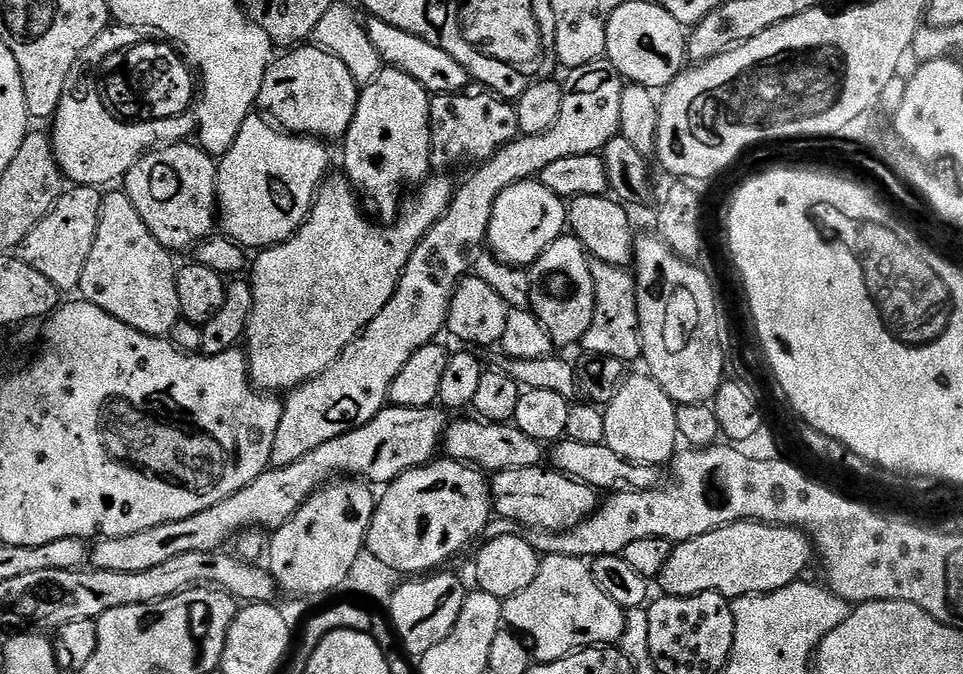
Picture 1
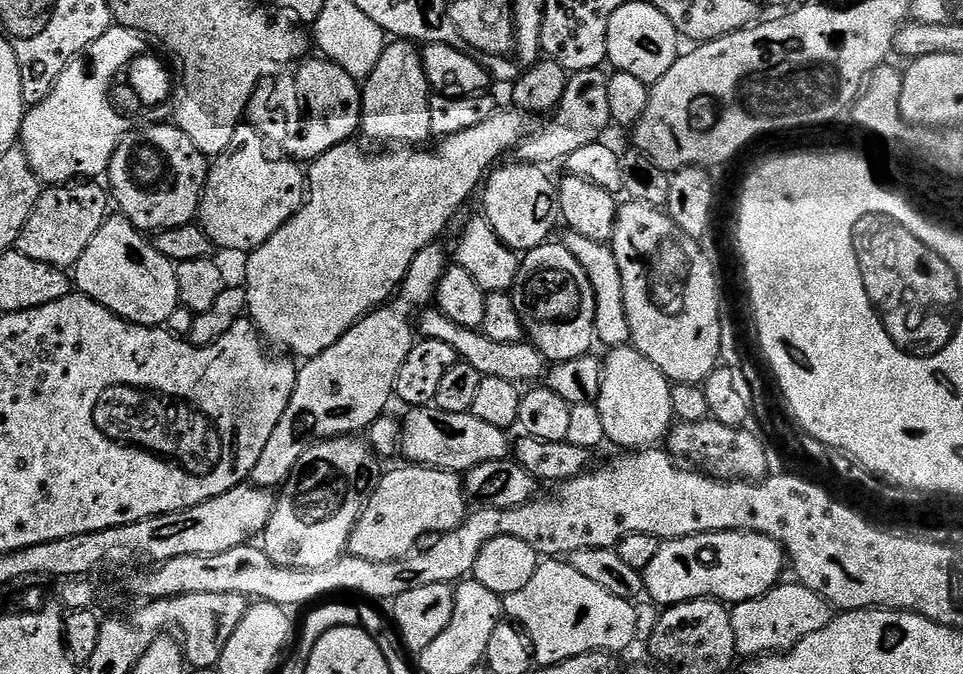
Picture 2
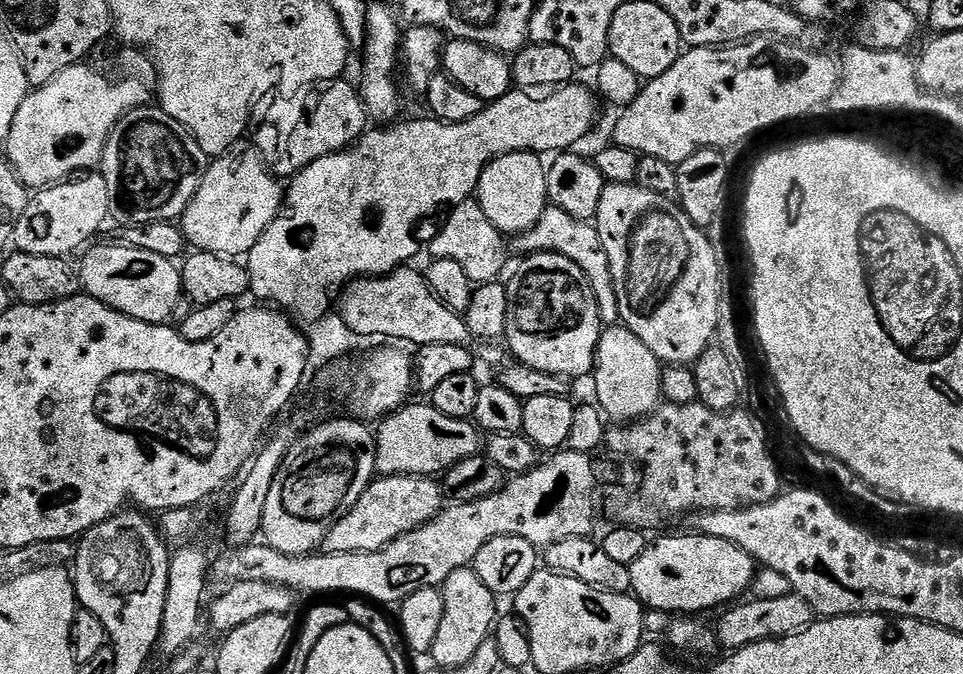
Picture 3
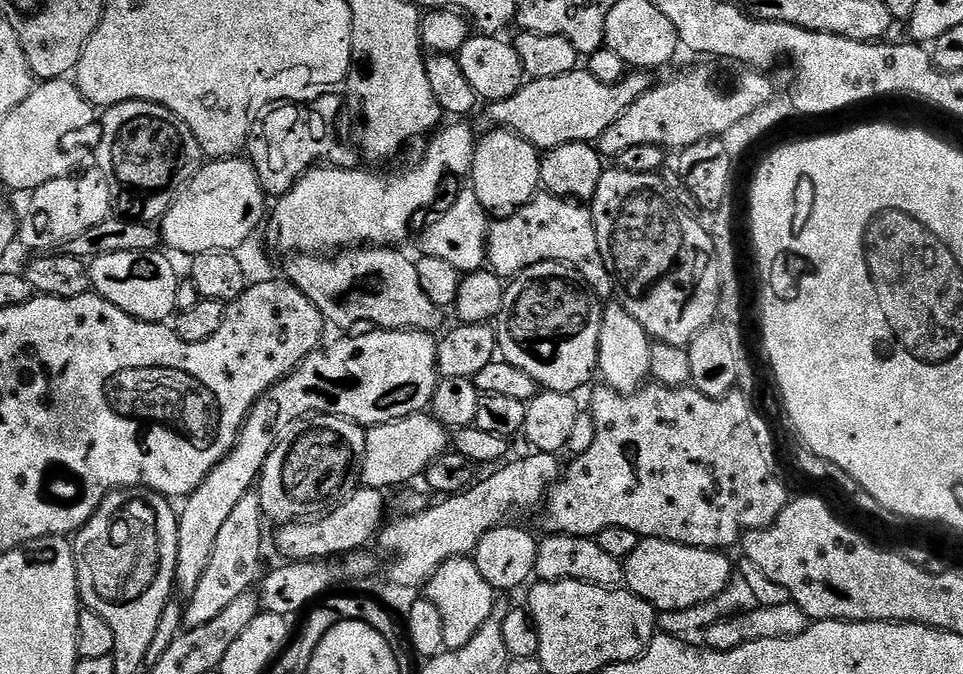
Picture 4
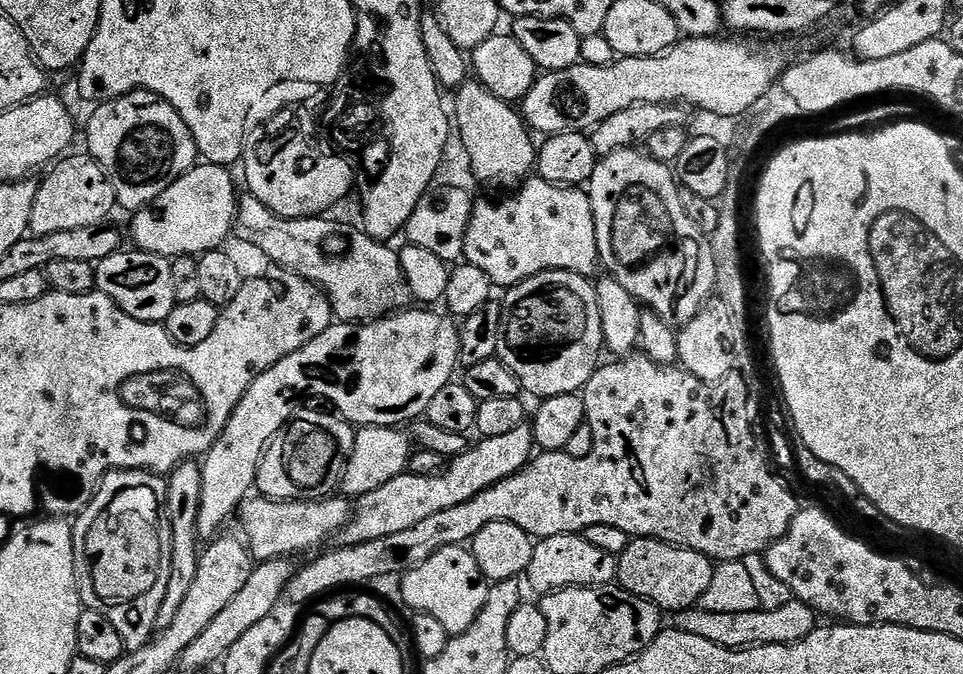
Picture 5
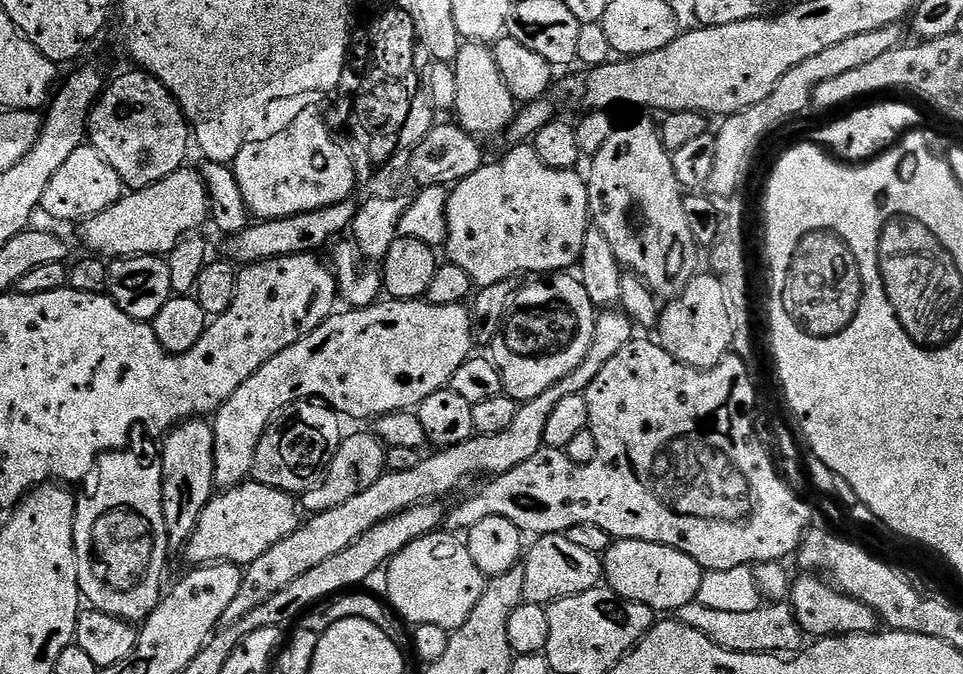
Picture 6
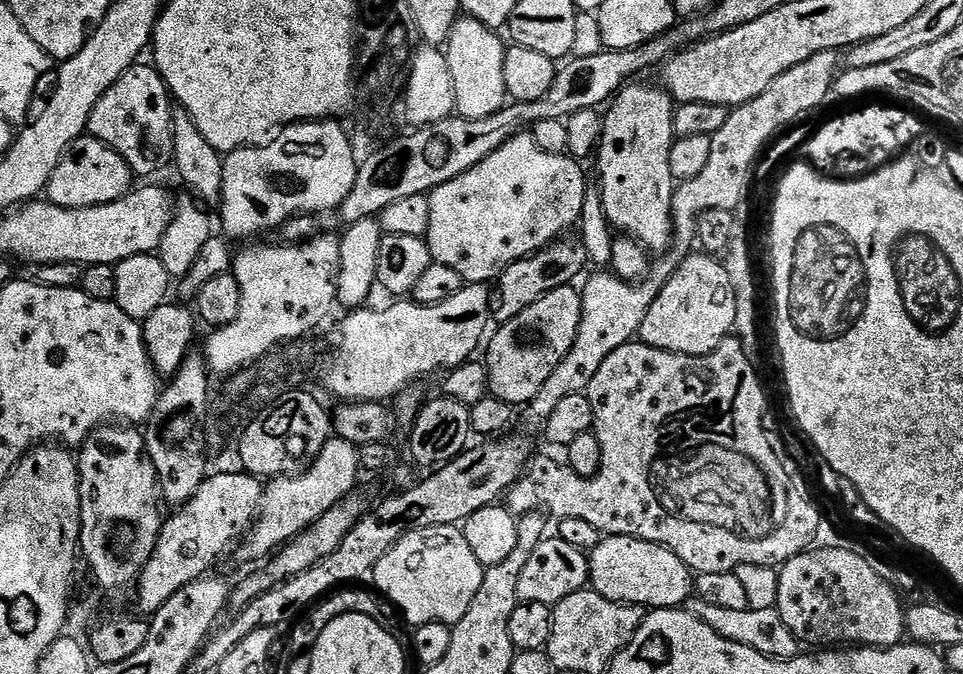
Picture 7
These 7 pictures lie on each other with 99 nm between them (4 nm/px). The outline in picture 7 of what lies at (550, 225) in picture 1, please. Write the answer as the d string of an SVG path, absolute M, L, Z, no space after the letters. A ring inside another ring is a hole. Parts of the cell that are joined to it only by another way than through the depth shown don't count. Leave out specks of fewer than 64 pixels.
M471 18L457 20L446 45L446 55L450 66L450 78L454 82L456 99L455 115L477 120L493 116L505 107L509 99L504 73L504 53L506 44L500 41L501 33L487 28L482 22Z

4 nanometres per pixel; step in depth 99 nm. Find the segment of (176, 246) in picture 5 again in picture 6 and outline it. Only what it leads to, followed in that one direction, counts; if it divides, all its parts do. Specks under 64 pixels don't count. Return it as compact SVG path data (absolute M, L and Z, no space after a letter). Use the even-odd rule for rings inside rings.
M191 167L179 168L174 174L154 182L149 188L137 188L121 196L118 203L102 210L102 214L83 221L84 244L89 253L100 258L126 256L167 257L185 236L193 235L210 220L208 191L204 177Z

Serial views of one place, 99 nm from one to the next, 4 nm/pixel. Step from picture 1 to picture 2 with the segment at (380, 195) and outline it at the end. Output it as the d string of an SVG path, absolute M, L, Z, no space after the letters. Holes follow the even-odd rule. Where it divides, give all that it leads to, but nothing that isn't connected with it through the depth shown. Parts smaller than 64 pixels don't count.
M393 39L385 43L378 66L362 84L362 111L360 132L368 140L377 140L380 146L420 146L424 139L432 136L430 130L430 85L424 69L421 49L411 40Z

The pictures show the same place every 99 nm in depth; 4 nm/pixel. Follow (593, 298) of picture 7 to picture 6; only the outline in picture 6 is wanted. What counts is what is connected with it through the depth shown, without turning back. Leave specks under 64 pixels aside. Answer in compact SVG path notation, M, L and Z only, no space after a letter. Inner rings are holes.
M623 310L601 311L597 315L594 338L590 342L590 350L586 354L582 366L578 366L569 376L562 378L560 384L550 386L550 390L538 394L538 398L521 403L514 414L514 422L510 422L510 426L506 426L506 430L502 430L502 434L486 434L485 436L474 434L469 440L458 446L433 451L431 453L433 456L425 455L418 462L418 466L414 466L414 470L385 471L384 475L378 478L378 482L374 482L374 486L370 486L370 490L362 490L362 494L354 494L354 498L350 498L350 502L342 502L342 506L334 506L325 512L315 513L309 524L308 521L301 523L300 528L294 530L294 534L290 534L286 538L282 538L282 542L270 546L270 550L266 550L266 554L262 554L262 558L258 558L253 564L247 565L243 569L244 581L238 594L234 594L234 602L230 602L230 606L226 606L226 614L222 614L220 619L221 625L238 622L238 618L250 614L250 610L254 610L254 606L262 606L262 602L266 602L274 594L278 594L278 590L286 590L286 586L290 586L290 582L294 582L294 578L302 578L302 574L306 574L306 570L314 570L314 566L326 562L326 558L334 558L334 554L342 554L342 550L346 550L355 540L362 538L362 534L366 534L366 530L378 526L386 518L407 508L412 508L415 504L439 501L444 498L440 496L450 495L463 480L468 480L471 476L484 476L483 478L501 476L503 472L514 470L514 466L522 466L522 462L526 462L526 458L534 458L534 454L538 454L538 450L544 447L546 421L550 418L554 406L558 406L558 402L562 402L562 398L587 393L590 382L594 382L594 378L598 378L602 366L606 366L606 362L610 362L610 358L614 358L614 354L618 354L618 350L622 350L622 346L629 344L632 339L634 339L634 325L632 319Z

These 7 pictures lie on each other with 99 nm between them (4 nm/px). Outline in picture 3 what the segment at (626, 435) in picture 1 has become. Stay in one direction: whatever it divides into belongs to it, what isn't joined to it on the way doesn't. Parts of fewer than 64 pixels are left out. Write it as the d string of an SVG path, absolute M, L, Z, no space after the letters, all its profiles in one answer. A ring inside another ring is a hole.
M608 326L600 333L600 341L596 347L596 397L598 405L605 417L616 422L635 422L652 415L661 403L660 374L662 365L660 359L650 350L646 350L646 342L638 338L626 327Z

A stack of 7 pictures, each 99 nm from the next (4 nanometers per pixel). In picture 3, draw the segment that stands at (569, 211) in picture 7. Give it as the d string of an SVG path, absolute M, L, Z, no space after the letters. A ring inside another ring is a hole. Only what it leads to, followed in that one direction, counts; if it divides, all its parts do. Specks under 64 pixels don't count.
M550 206L529 232L522 232L515 237L514 248L515 244L517 250L524 252L523 254L557 252L570 258L570 262L574 262L574 266L578 266L578 270L586 274L586 282L590 282L590 290L594 290L601 325L612 326L619 321L620 311L618 298L614 294L614 278L610 274L610 258L606 258L606 250L598 238L595 227L589 221L579 220L566 214L566 210Z

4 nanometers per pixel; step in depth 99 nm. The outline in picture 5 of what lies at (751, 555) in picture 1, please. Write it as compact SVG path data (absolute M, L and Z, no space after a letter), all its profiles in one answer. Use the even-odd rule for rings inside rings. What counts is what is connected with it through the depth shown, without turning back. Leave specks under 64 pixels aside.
M633 539L616 565L619 587L630 594L648 600L665 613L682 612L699 605L707 587L710 586L714 562L709 556L698 554L689 548L675 548L661 540Z

